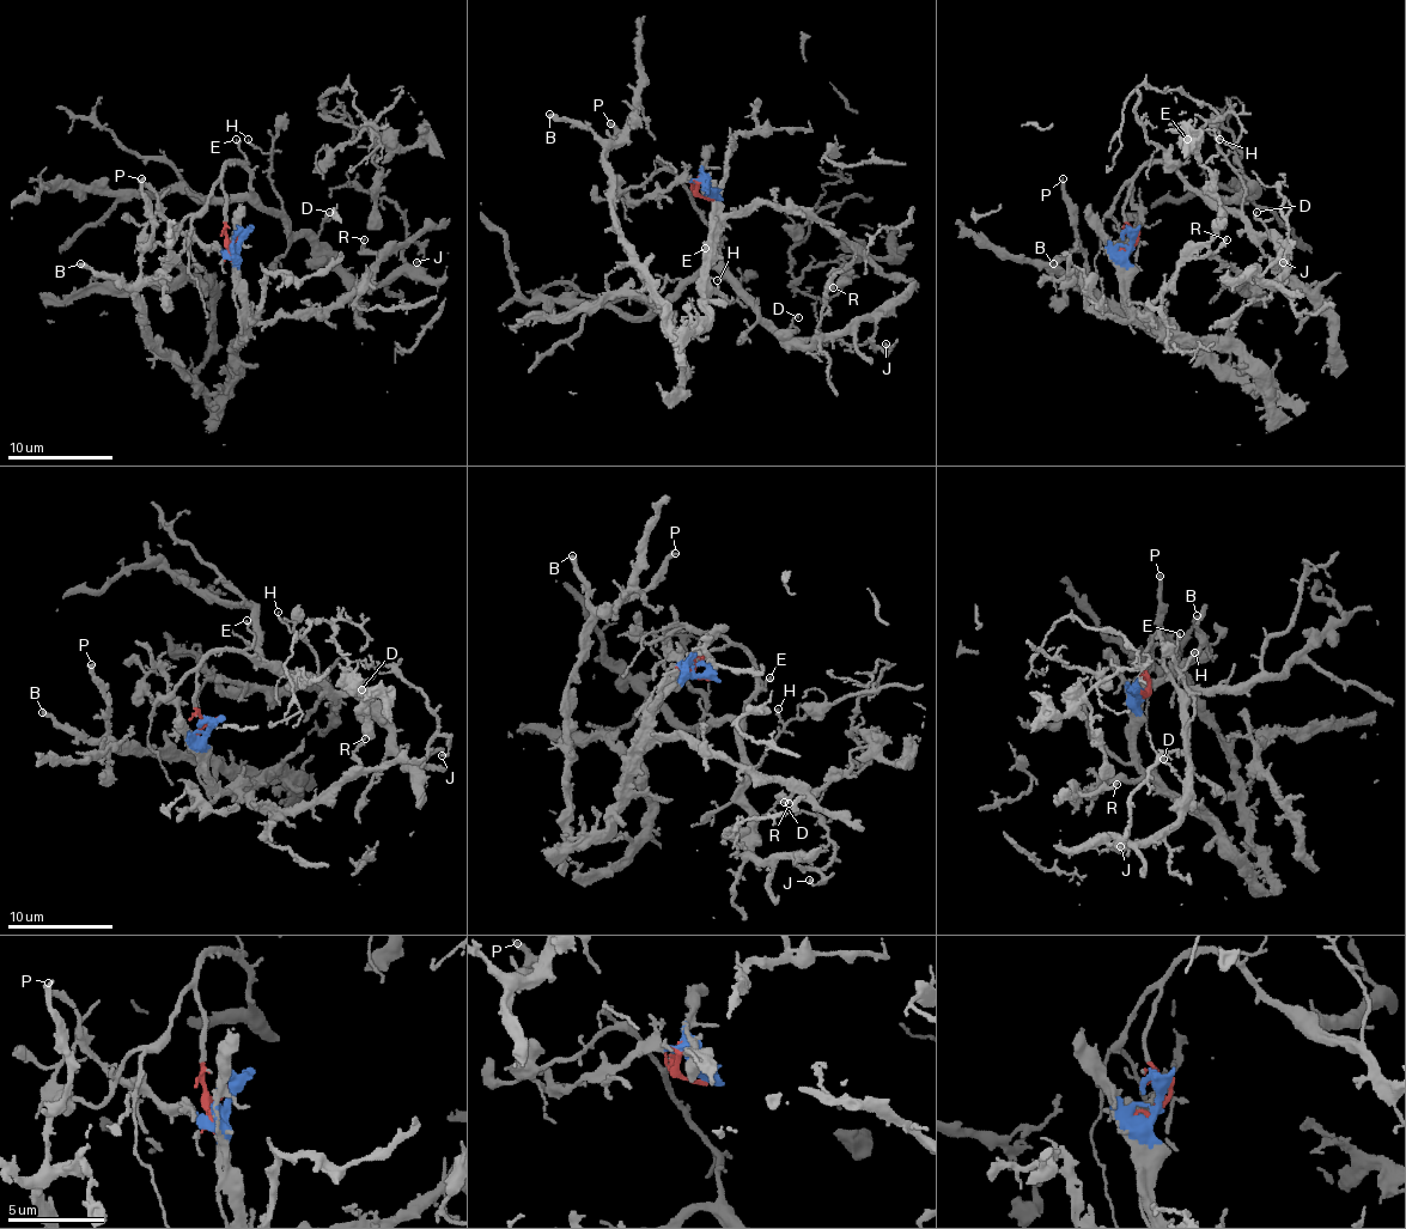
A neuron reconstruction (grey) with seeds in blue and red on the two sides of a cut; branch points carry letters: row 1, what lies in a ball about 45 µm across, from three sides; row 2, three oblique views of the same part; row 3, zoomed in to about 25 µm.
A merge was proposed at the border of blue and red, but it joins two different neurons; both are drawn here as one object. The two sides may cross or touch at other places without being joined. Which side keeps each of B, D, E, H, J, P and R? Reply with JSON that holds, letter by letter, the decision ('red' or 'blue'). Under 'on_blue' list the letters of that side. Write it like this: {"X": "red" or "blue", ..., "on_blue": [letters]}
{"B": "blue", "D": "red", "E": "red", "H": "red", "J": "red", "P": "blue", "R": "blue", "on_blue": ["B", "P", "R"]}

